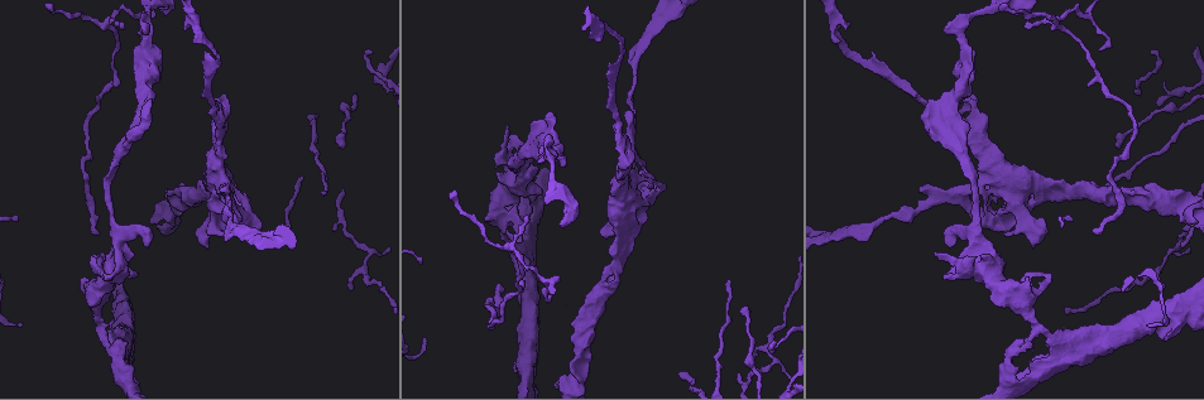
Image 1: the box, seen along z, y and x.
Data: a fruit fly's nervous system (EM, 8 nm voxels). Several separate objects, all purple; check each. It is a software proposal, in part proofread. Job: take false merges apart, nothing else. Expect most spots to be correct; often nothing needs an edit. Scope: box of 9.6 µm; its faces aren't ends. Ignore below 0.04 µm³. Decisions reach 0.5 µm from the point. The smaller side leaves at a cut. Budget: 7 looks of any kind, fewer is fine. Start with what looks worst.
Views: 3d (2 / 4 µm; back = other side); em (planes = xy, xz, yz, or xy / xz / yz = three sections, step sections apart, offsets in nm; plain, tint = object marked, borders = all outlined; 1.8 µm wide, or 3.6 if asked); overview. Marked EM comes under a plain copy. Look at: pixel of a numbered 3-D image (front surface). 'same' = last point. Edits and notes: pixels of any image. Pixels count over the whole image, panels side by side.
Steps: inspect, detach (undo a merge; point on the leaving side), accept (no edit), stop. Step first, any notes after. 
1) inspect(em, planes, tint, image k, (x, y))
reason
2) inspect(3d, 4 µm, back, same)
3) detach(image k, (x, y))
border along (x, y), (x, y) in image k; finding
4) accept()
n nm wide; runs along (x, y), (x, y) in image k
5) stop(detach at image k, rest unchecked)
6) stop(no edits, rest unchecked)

inspect(3d, 4 µm, image 1, (519, 209))
touches itself

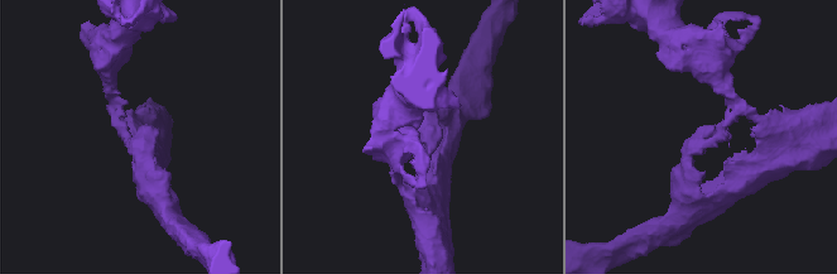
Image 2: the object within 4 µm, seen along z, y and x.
inspect(em, xz, step 16, tint, image 2, (419, 129))
need the tissue

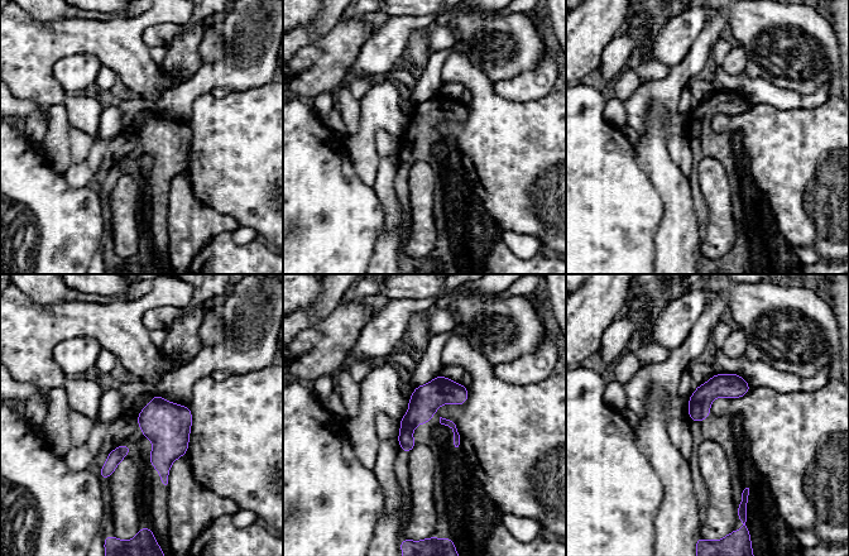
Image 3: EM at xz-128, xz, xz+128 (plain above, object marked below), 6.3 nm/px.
accept()
140 nm wide; runs along (464, 391), (440, 392), (407, 425), (404, 447) in image 3; all the same neuron

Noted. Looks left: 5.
inspect(em, xz, step 4, tint, image 1, (619, 147))
closes a loop

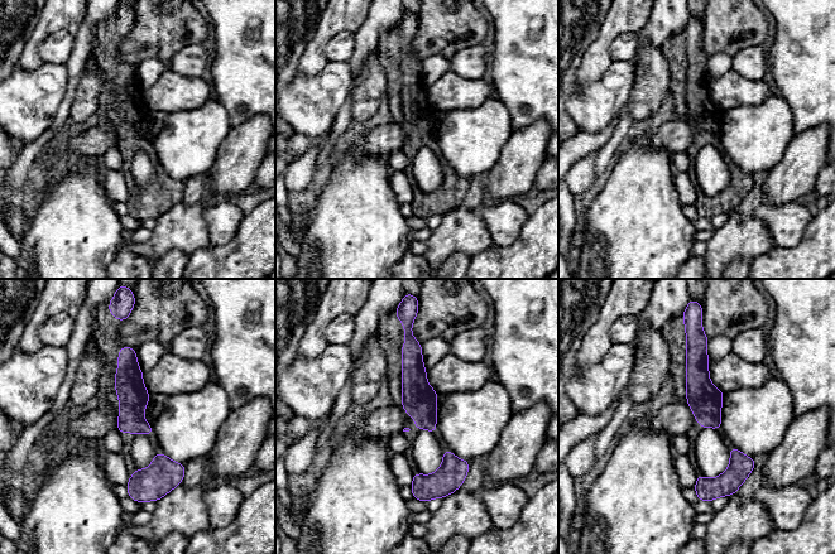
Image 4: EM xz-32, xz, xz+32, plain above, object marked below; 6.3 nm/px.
inspect(em, planes, tint, same)

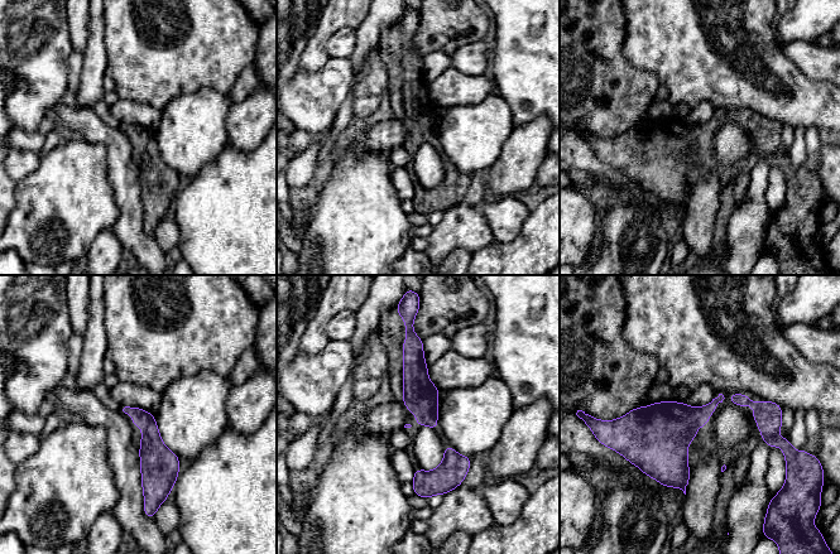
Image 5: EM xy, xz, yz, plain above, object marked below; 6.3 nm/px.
accept()
110 nm wide; continuous, no second neuron

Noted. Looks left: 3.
inspect(3d, 4 µm, image 1, (987, 207))
closes a loop

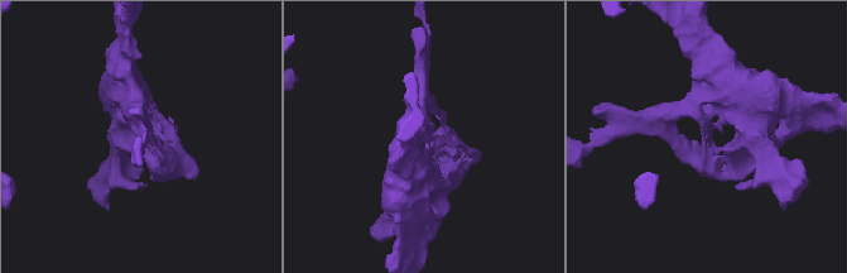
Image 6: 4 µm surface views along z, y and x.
inspect(em, planes, tint, image 6, (705, 140))

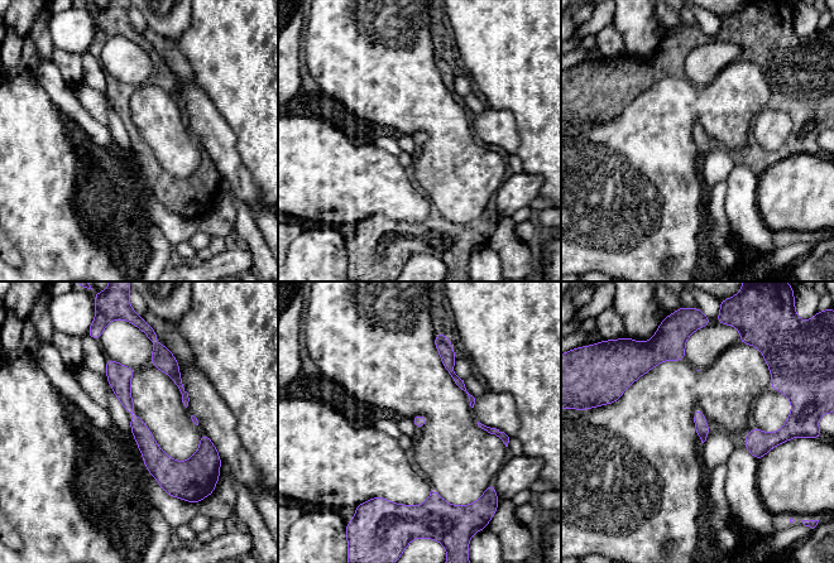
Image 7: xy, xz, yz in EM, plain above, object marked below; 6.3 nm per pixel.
accept()
80 nm wide; runs along (109, 362), (168, 467), (207, 450) in image 7; continuous, no second neuron

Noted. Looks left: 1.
stop(no edits, rest unchecked)

